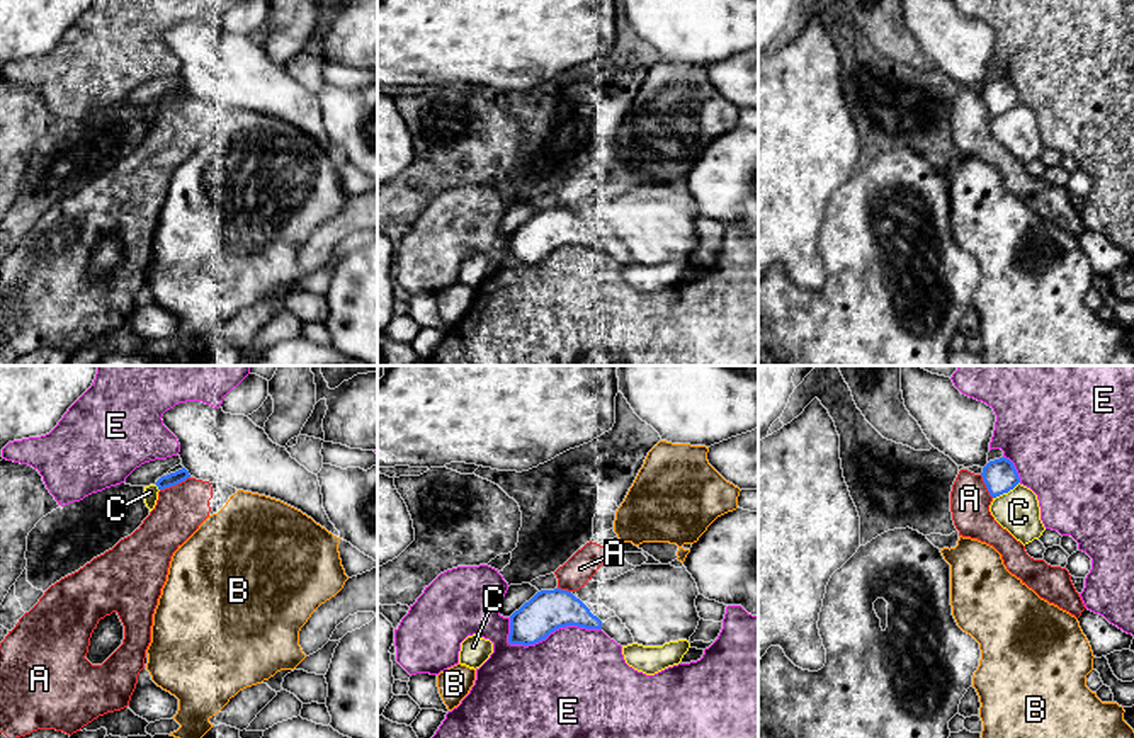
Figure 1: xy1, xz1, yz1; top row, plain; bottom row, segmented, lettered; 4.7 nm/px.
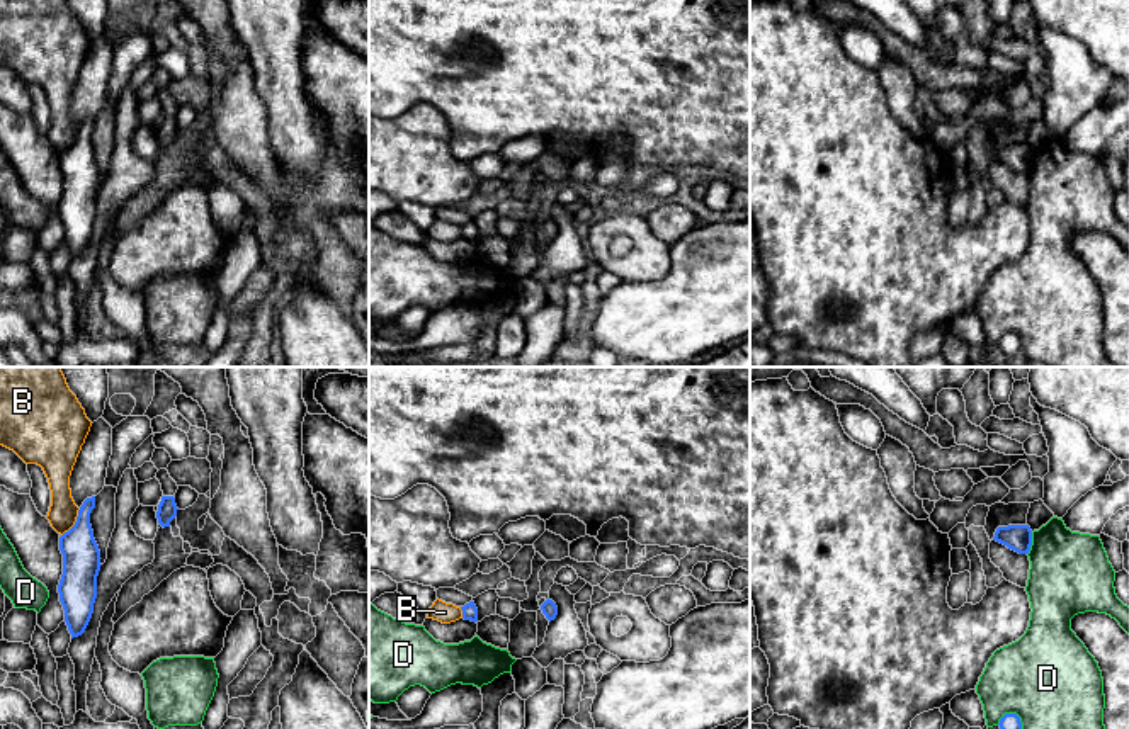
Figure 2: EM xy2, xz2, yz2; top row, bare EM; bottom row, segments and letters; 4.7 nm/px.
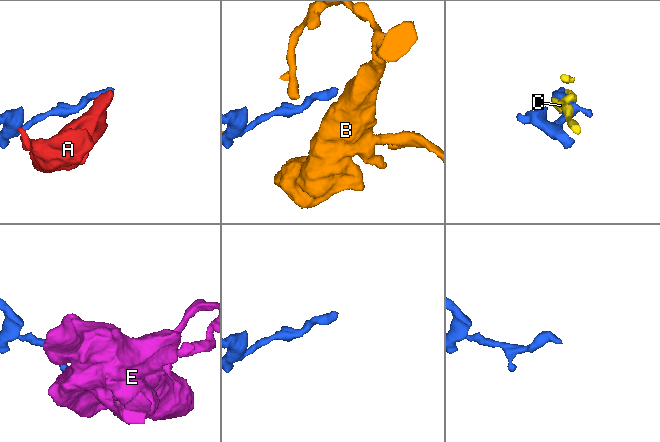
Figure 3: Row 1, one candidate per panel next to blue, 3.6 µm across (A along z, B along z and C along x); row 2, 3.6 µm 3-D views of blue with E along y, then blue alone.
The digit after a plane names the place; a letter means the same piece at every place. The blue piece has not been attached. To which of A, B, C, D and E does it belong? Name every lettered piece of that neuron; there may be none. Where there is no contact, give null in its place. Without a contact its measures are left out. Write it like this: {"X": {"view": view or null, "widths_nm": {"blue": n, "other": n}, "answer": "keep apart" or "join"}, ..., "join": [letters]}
{"A": {"view": "xy1", "widths_nm": {"blue": 60, "other": 240}, "answer": "keep apart"}, "B": {"view": "xy2", "widths_nm": {"blue": 180, "other": 140}, "answer": "keep apart"}, "C": {"view": "yz1", "widths_nm": {"blue": 160, "other": 200}, "answer": "keep apart"}, "D": {"view": "yz2", "widths_nm": {"blue": 100, "other": 460}, "answer": "keep apart"}, "E": {"view": "xz1", "widths_nm": {"blue": 190, "other": 480}, "answer": "keep apart"}, "join": []}

